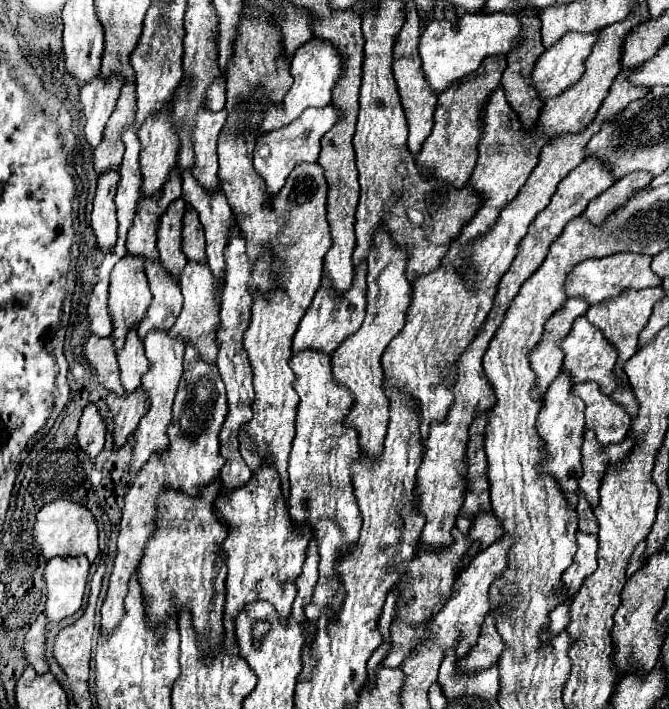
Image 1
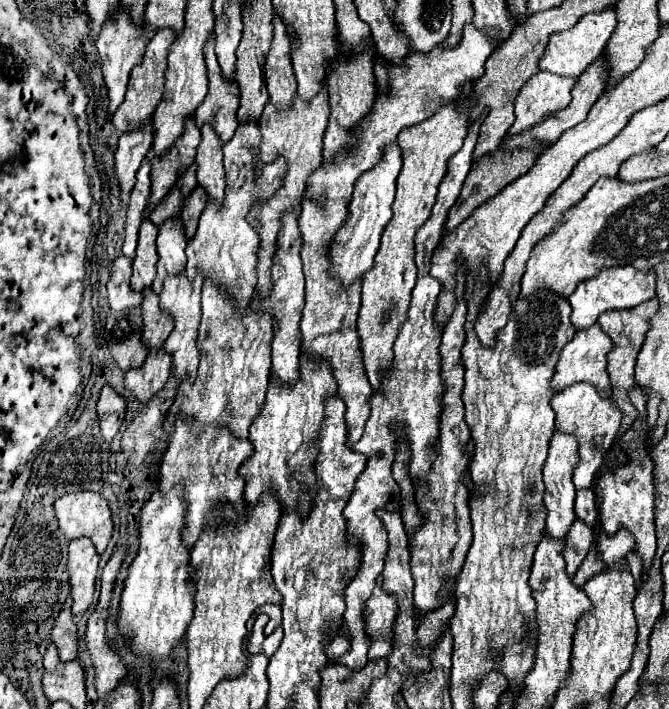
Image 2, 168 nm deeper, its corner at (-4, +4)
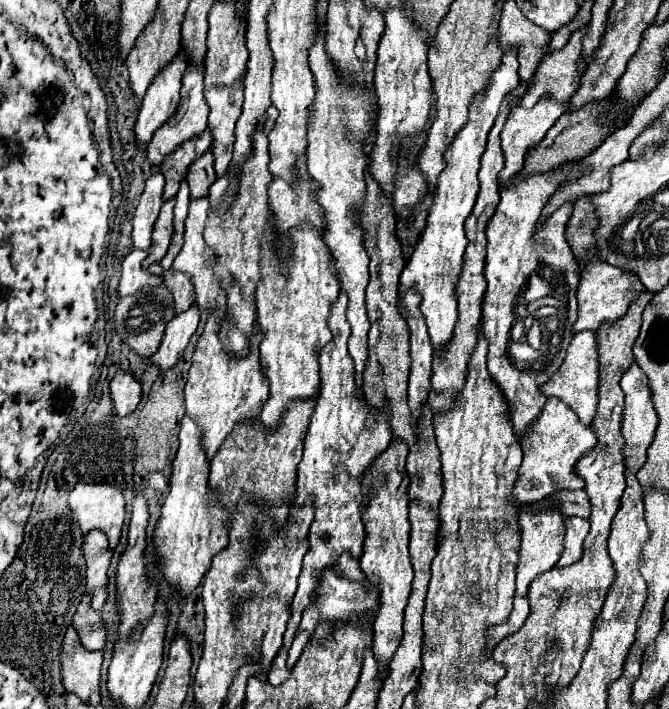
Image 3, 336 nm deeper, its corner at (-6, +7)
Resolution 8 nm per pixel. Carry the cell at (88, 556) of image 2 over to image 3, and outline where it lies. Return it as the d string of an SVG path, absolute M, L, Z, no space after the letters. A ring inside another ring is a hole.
M101 531L83 535L83 559L87 565L87 593L91 593L91 609L99 611L107 599L107 567L111 563L111 549Z

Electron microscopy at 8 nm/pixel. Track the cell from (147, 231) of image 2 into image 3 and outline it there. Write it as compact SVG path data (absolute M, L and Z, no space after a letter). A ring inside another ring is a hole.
M175 199L163 203L163 209L155 221L153 241L151 241L149 255L143 261L143 269L147 269L151 263L159 263L167 253L167 247L169 247L169 241L173 235L173 205L175 205Z

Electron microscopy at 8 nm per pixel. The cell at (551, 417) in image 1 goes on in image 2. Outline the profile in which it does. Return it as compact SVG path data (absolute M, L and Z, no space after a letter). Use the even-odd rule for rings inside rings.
M555 432L551 442L549 442L549 456L543 464L543 484L545 484L543 506L547 510L545 534L549 538L555 538L555 540L561 540L567 534L567 528L571 528L571 524L575 520L575 512L573 512L575 486L571 482L571 474L573 474L575 466L577 466L577 440L575 440L575 436Z

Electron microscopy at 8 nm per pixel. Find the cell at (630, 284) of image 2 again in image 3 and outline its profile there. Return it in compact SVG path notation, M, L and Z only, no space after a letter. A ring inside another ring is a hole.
M593 259L591 265L587 265L587 269L581 273L581 281L577 287L577 301L579 301L579 317L573 325L573 331L597 331L605 321L615 321L619 317L623 317L623 313L627 313L631 301L635 301L635 297L639 297L639 293L643 293L643 285L641 281L631 275L625 273L617 267L611 267L608 263Z

